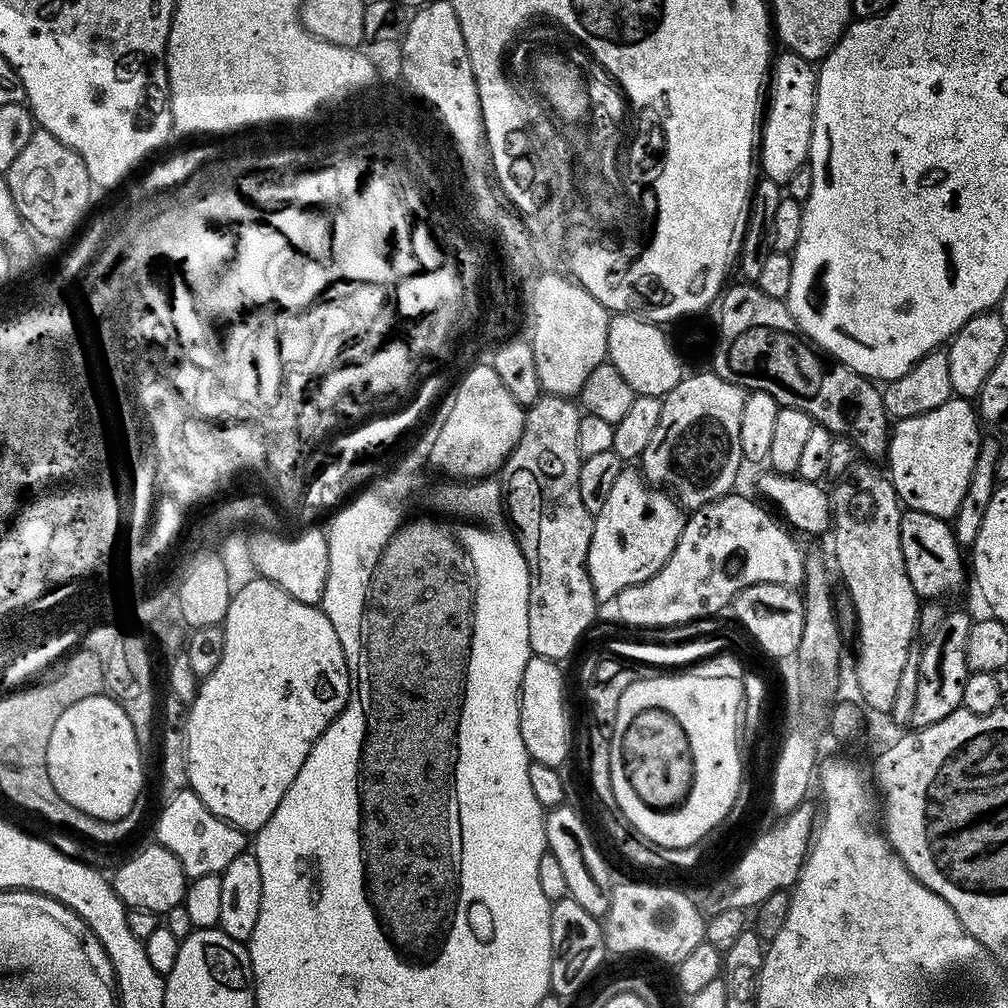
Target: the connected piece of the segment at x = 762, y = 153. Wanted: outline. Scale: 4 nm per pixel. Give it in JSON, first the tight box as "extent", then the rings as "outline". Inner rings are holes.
{"extent":[758,50,817,185],"outline":[[[784,50],[781,56],[775,57],[770,68],[770,83],[766,88],[766,108],[768,104],[768,117],[763,117],[762,131],[758,136],[758,164],[764,167],[763,175],[773,180],[775,184],[787,185],[790,174],[798,170],[808,159],[810,142],[812,141],[812,116],[816,112],[816,77],[817,69],[813,61],[802,58],[798,54]]]}

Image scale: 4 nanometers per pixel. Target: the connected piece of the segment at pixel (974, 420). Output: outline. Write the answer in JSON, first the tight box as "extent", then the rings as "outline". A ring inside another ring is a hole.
{"extent":[886,398,982,521],"outline":[[[953,398],[938,406],[938,410],[930,410],[930,414],[898,420],[891,425],[886,472],[905,509],[951,521],[958,506],[962,506],[982,439],[977,409],[968,404],[971,403],[967,399]]]}

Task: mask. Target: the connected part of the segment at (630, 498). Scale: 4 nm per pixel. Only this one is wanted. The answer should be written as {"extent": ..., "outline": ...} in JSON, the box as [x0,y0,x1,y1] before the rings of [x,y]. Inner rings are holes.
{"extent":[588,470,686,602],"outline":[[[622,470],[618,474],[618,479],[614,482],[609,496],[606,497],[606,506],[602,506],[602,510],[595,513],[594,519],[596,525],[592,531],[588,551],[588,577],[592,579],[597,601],[612,602],[623,588],[641,584],[642,581],[651,578],[655,572],[662,570],[662,566],[670,558],[670,554],[682,534],[686,512],[667,491],[649,484],[639,471]]]}

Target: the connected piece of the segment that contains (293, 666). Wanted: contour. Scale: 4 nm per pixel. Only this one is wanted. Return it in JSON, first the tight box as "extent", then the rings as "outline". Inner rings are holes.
{"extent":[182,578,352,834],"outline":[[[255,578],[248,580],[244,585],[237,587],[232,593],[232,601],[228,607],[228,612],[224,615],[224,645],[222,646],[222,662],[214,669],[214,674],[203,677],[199,681],[196,689],[196,697],[191,700],[189,712],[186,712],[186,723],[182,729],[186,737],[186,755],[188,757],[188,788],[202,798],[202,802],[218,818],[230,822],[234,827],[241,828],[246,834],[259,832],[266,822],[278,810],[278,802],[290,790],[290,782],[298,778],[298,770],[302,770],[302,762],[310,754],[314,742],[324,731],[336,720],[336,715],[346,706],[348,695],[352,687],[348,681],[348,663],[342,650],[342,642],[338,642],[338,634],[330,622],[330,618],[325,614],[323,607],[306,602],[298,602],[286,590],[282,590],[272,580]]]}

